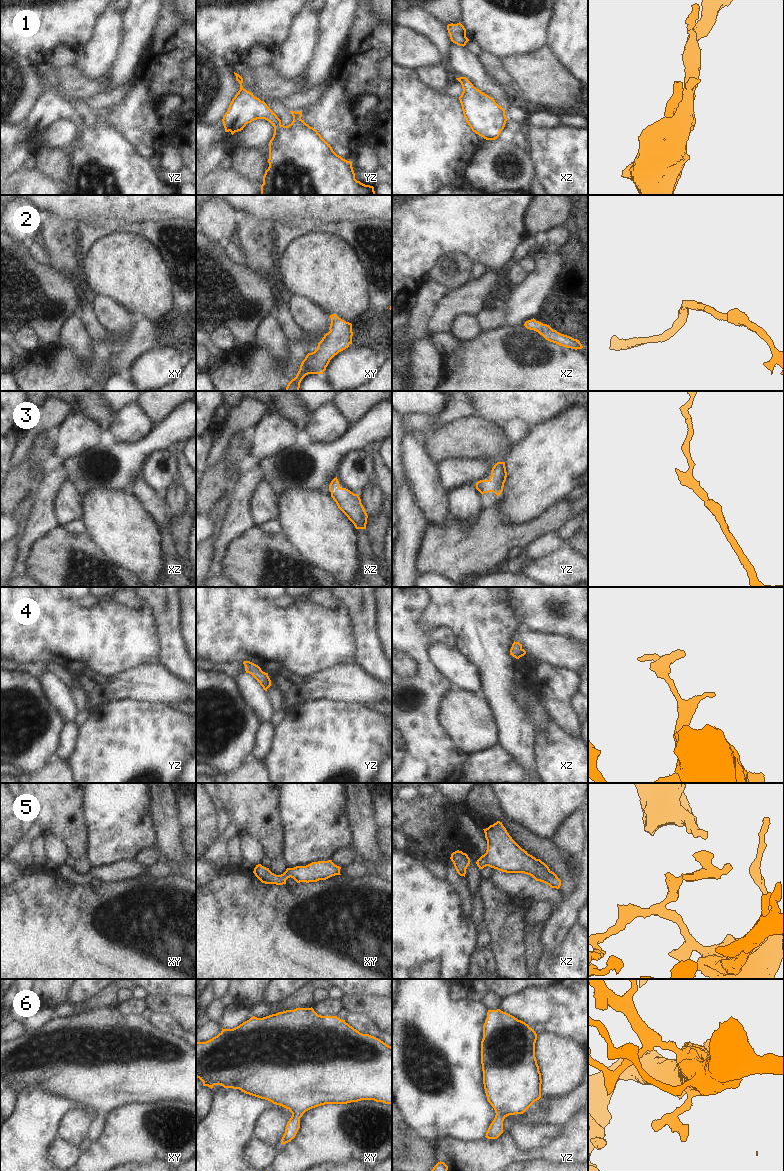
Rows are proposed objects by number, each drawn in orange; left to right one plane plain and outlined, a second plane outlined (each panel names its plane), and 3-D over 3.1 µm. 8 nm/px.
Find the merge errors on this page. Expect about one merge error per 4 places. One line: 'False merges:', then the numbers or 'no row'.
False merges: no row

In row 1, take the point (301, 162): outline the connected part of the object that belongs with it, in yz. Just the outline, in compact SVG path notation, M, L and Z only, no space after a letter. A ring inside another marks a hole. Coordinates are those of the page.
M235 72L234 74L240 84L240 90L232 99L227 112L223 116L222 122L225 132L230 131L233 135L235 132L243 130L248 123L257 119L265 119L274 127L274 134L269 142L269 167L263 176L260 195L375 195L373 186L365 185L355 179L351 161L337 155L318 131L301 119L302 111L290 111L293 116L292 123L288 126L282 125L281 120L264 101L243 88L243 78Z

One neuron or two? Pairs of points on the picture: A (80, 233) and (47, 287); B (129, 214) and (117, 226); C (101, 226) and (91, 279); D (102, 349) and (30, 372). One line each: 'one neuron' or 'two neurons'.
A: two neurons
B: two neurons
C: two neurons
D: one neuron

